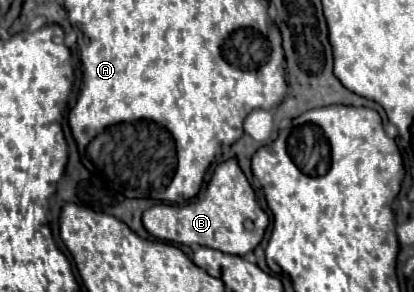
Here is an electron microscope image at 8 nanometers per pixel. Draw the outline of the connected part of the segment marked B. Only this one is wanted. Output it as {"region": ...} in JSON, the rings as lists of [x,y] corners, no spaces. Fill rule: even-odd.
{"region":[[[229,158],[215,168],[207,184],[207,192],[201,200],[187,202],[187,206],[157,204],[143,212],[143,224],[149,234],[163,242],[187,246],[199,244],[215,250],[225,250],[225,254],[245,256],[261,242],[269,224],[269,216],[259,206],[255,192],[247,182],[247,176],[239,168],[237,158]]]}

